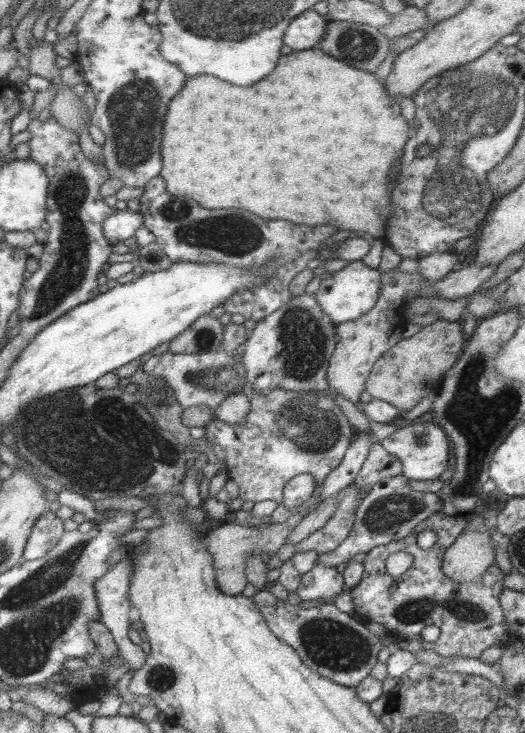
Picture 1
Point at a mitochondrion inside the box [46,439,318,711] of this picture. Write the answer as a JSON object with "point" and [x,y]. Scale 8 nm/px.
{"point":[162,678]}

